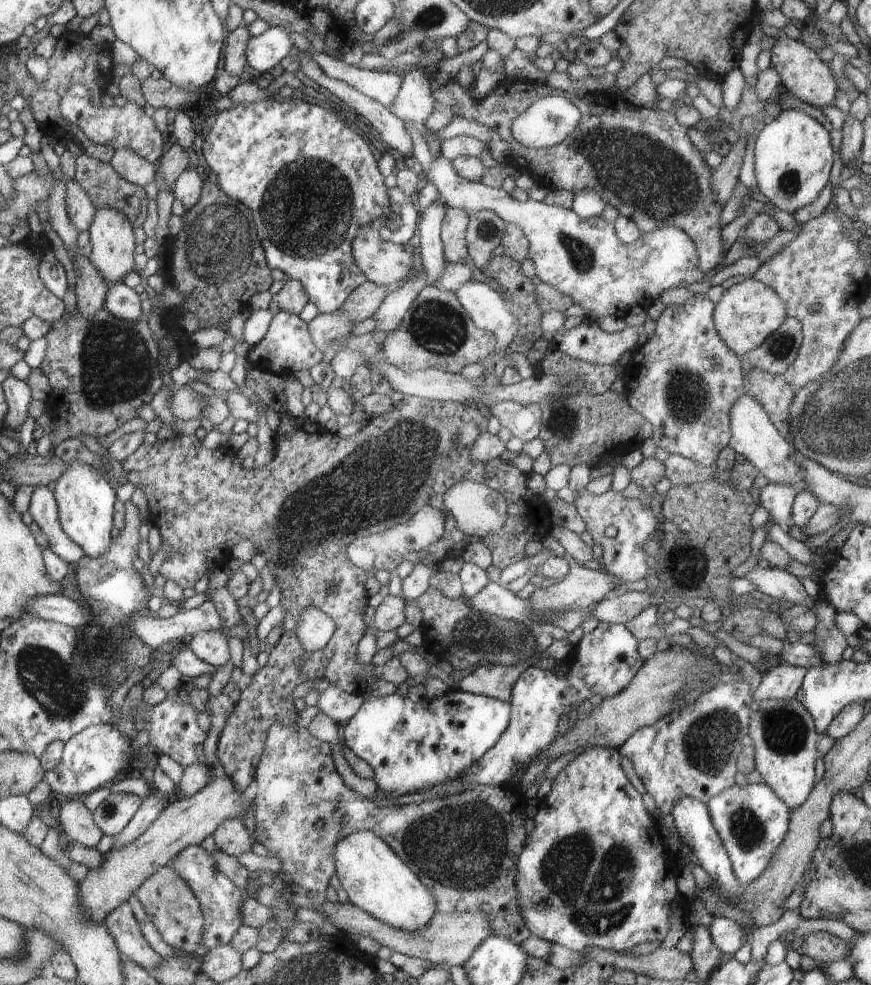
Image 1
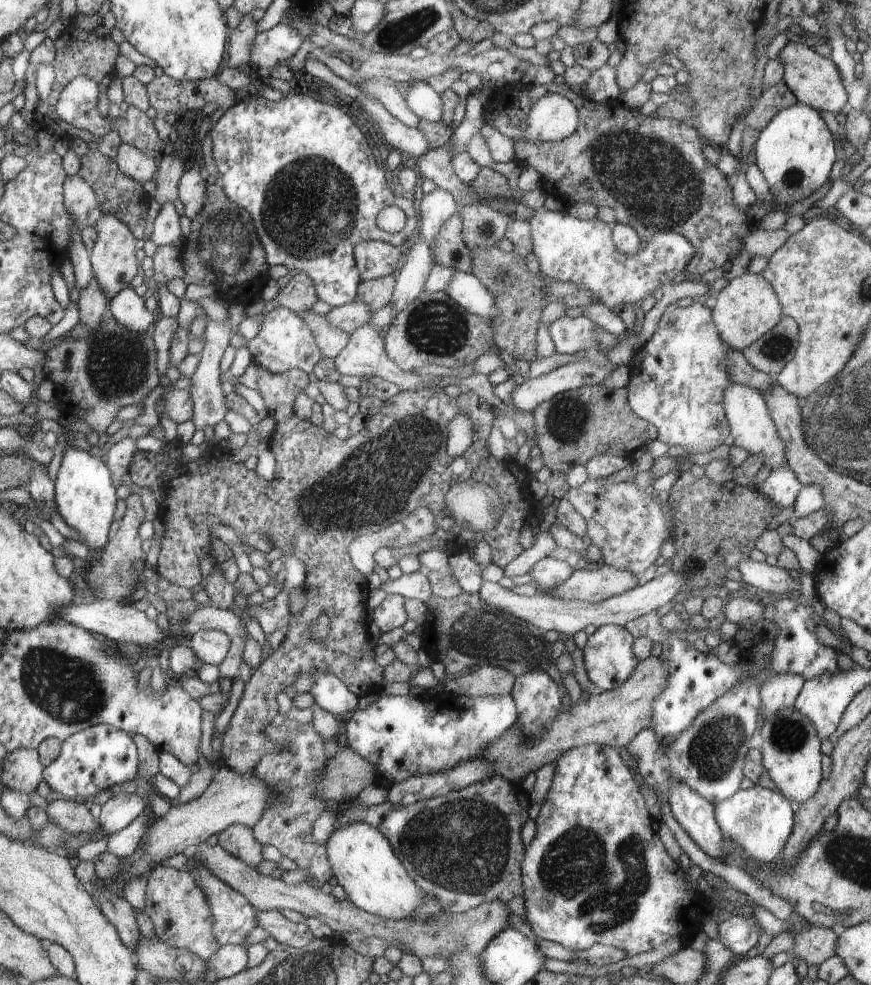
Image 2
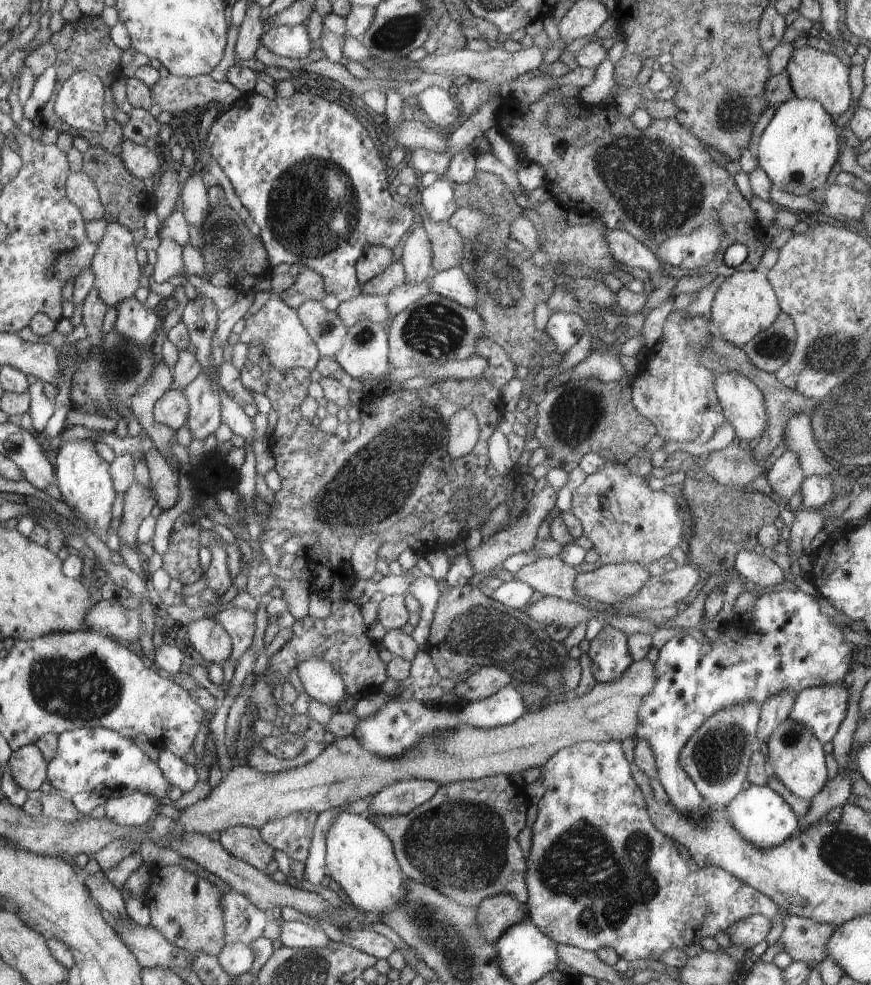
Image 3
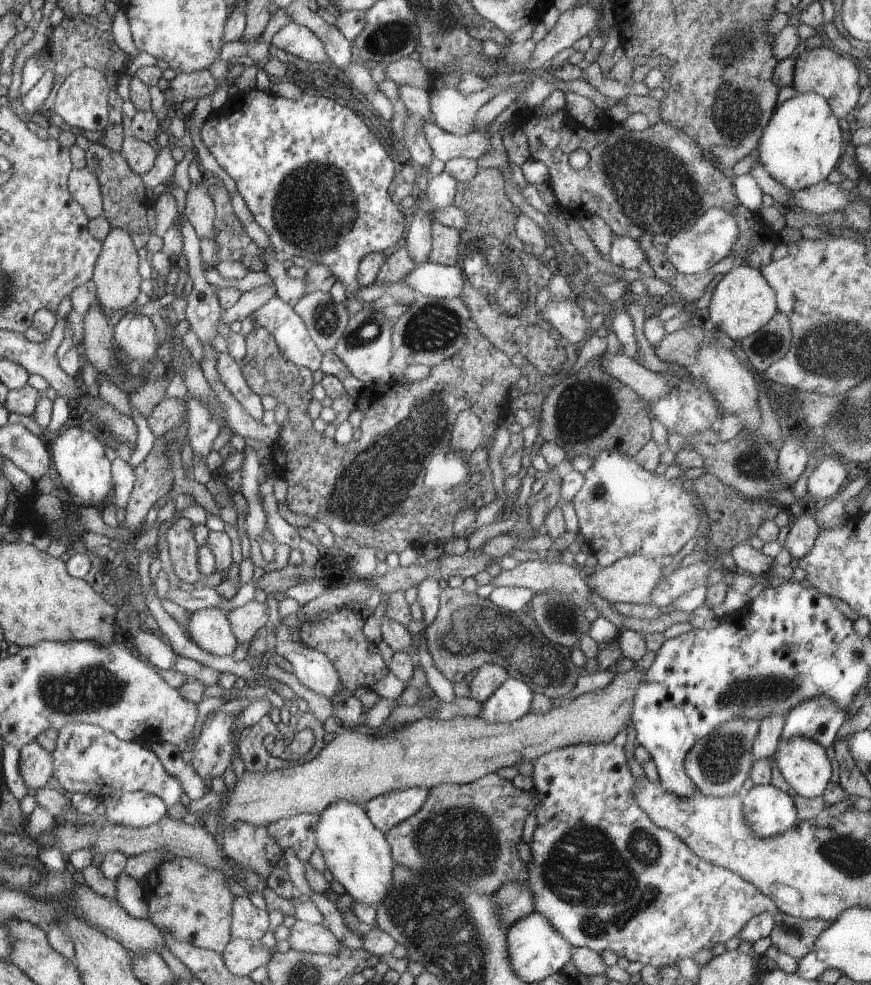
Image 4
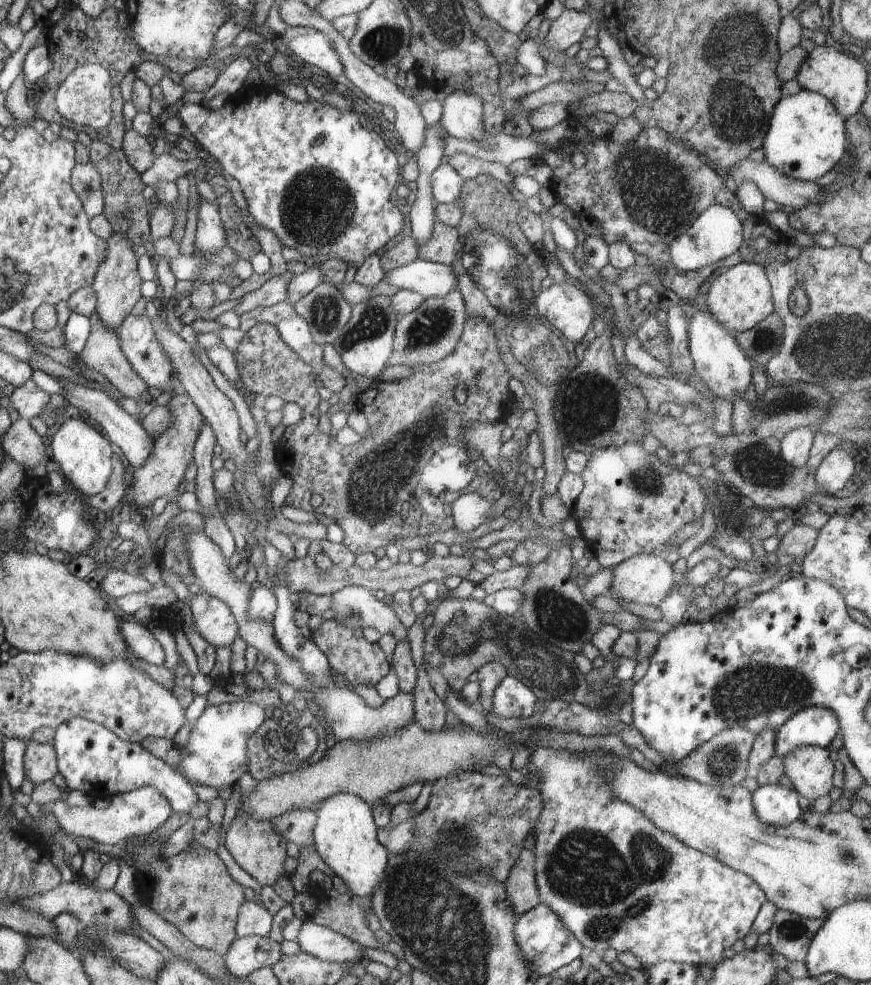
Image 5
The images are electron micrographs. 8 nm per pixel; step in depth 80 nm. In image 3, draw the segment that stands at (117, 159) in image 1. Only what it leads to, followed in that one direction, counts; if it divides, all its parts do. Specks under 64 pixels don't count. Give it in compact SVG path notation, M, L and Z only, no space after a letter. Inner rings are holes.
M126 141L121 144L122 152L120 158L126 167L126 170L132 176L144 180L158 175L162 167L161 154L151 151L145 146Z

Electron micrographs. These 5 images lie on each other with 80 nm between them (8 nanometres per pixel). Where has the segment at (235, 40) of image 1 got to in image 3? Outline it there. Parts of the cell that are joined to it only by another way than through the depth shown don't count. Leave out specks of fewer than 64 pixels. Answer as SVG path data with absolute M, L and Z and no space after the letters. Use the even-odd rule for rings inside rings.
M251 3L246 11L244 20L239 26L238 39L234 46L235 59L247 60L254 58L260 46L261 36L266 32L265 22L260 19L262 6Z

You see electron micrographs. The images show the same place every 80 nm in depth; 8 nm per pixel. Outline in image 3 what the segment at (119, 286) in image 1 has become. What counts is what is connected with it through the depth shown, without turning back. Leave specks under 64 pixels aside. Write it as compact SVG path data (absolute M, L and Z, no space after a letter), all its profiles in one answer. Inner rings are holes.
M136 297L118 303L115 329L127 339L139 345L152 343L152 334L158 330L159 314L146 308Z

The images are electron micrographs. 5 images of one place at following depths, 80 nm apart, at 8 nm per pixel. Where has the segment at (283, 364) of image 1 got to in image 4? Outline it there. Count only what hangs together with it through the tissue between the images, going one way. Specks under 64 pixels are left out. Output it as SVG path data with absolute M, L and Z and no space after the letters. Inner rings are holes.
M272 297L264 306L257 308L252 314L241 320L242 326L240 334L244 337L257 329L266 329L274 337L277 348L281 350L281 355L288 362L295 365L309 368L311 371L319 369L323 352L316 346L310 338L307 326L293 309L293 305L283 301L280 297Z

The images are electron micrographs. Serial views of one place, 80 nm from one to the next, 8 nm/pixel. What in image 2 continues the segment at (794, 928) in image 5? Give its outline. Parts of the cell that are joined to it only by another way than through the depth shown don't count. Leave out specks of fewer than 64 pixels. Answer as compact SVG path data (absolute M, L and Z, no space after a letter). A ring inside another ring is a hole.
M811 924L810 930L793 934L795 945L790 953L792 960L798 957L806 960L808 966L821 965L837 954L838 930L836 928L817 927Z

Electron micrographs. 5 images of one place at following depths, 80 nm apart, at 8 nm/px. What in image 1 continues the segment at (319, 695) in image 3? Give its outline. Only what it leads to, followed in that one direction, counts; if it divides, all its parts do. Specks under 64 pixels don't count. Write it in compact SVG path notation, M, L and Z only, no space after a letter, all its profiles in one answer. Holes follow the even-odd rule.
M331 684L325 692L320 692L317 706L326 716L343 726L358 712L363 702L364 696L350 694Z

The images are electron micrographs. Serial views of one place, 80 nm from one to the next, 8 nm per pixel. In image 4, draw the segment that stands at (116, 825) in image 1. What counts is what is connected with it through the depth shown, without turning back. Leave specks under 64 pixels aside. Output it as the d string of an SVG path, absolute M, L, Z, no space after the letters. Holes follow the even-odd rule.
M142 791L118 793L104 798L104 803L111 823L132 828L148 827L168 812L161 797Z

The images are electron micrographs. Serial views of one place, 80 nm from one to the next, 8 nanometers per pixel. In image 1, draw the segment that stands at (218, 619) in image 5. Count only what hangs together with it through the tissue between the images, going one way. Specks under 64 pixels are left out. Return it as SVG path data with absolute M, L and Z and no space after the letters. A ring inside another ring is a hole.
M200 631L189 640L189 649L200 660L212 666L224 666L230 660L230 650L226 635L218 631Z

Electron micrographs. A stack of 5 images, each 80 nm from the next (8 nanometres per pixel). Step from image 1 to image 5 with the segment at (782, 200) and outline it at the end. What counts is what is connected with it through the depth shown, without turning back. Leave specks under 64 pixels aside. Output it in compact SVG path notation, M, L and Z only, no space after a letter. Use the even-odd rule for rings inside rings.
M801 89L796 95L781 97L775 104L770 115L770 124L763 138L762 150L765 161L773 166L780 174L791 179L816 182L826 172L837 167L840 159L845 155L848 146L845 118L836 112L835 106L825 96L806 89Z

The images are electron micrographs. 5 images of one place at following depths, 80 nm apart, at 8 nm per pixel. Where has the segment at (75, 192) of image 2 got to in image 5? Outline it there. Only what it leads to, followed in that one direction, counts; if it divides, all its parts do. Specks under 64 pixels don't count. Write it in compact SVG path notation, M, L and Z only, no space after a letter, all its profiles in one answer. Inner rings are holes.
M92 163L75 164L71 174L71 185L90 217L103 214L103 188L98 169Z

